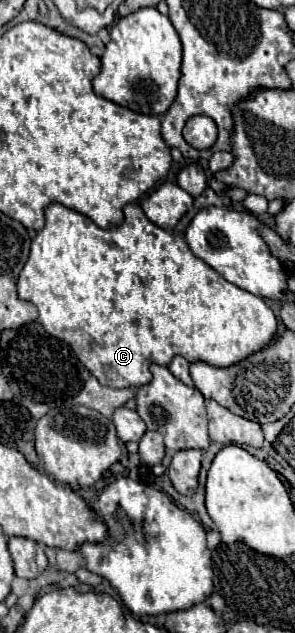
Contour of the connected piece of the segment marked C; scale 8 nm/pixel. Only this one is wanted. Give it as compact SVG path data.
M63 204L47 206L45 218L47 218L47 224L33 238L29 260L25 262L25 266L23 266L21 274L19 274L19 280L17 280L19 298L29 300L29 302L33 302L37 306L41 326L51 336L67 342L71 346L71 350L75 352L75 356L81 360L81 364L85 368L89 368L91 374L99 382L103 382L105 386L112 388L139 388L139 386L145 386L149 382L149 366L153 362L157 362L161 366L169 366L173 356L177 356L177 354L183 356L189 362L207 362L207 364L217 366L217 368L227 368L227 366L233 366L235 362L241 362L243 358L247 358L247 356L267 348L275 340L279 326L277 326L277 318L275 318L273 310L265 304L265 300L255 296L255 294L251 294L251 292L247 292L247 290L237 288L235 284L227 282L221 274L211 270L211 266L207 266L201 258L195 258L195 254L191 254L187 242L181 236L175 236L175 234L155 226L153 222L149 222L145 212L143 212L143 208L139 204L127 204L127 218L125 218L125 222L121 226L117 226L117 228L111 228L111 230L99 228L91 218L87 218L87 216L67 208Z

